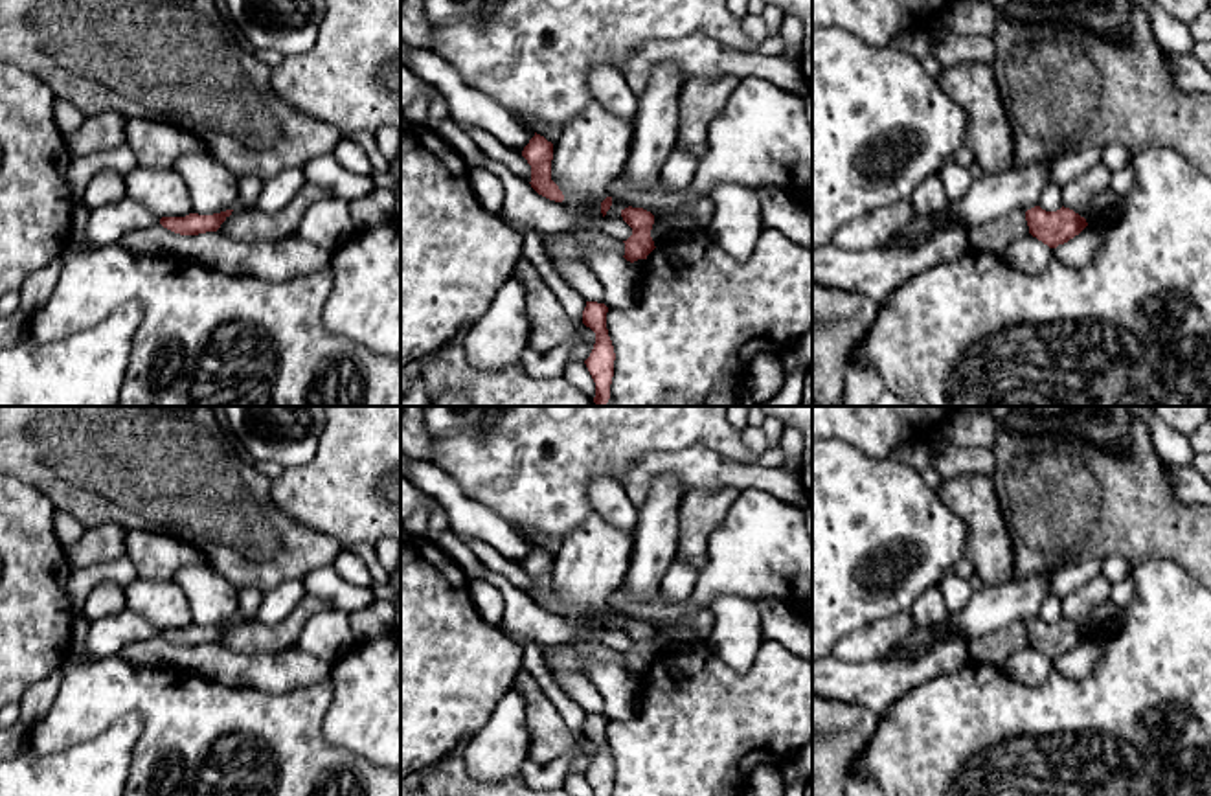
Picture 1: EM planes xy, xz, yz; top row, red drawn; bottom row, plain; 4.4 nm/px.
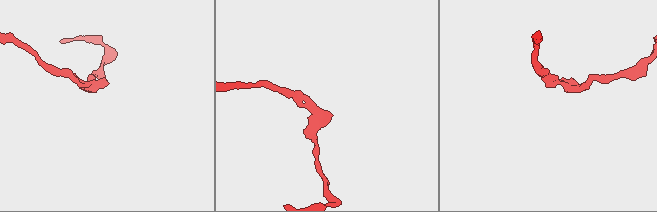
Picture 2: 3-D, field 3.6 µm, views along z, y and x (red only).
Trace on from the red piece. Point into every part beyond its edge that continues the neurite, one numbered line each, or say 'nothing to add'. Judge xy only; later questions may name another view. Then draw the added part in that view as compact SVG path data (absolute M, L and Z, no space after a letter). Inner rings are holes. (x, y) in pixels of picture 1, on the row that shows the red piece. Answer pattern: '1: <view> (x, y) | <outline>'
nothing to add

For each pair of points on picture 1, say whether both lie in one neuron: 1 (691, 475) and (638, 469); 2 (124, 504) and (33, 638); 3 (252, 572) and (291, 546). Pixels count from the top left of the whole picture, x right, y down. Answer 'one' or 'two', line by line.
1: one
2: two
3: one

